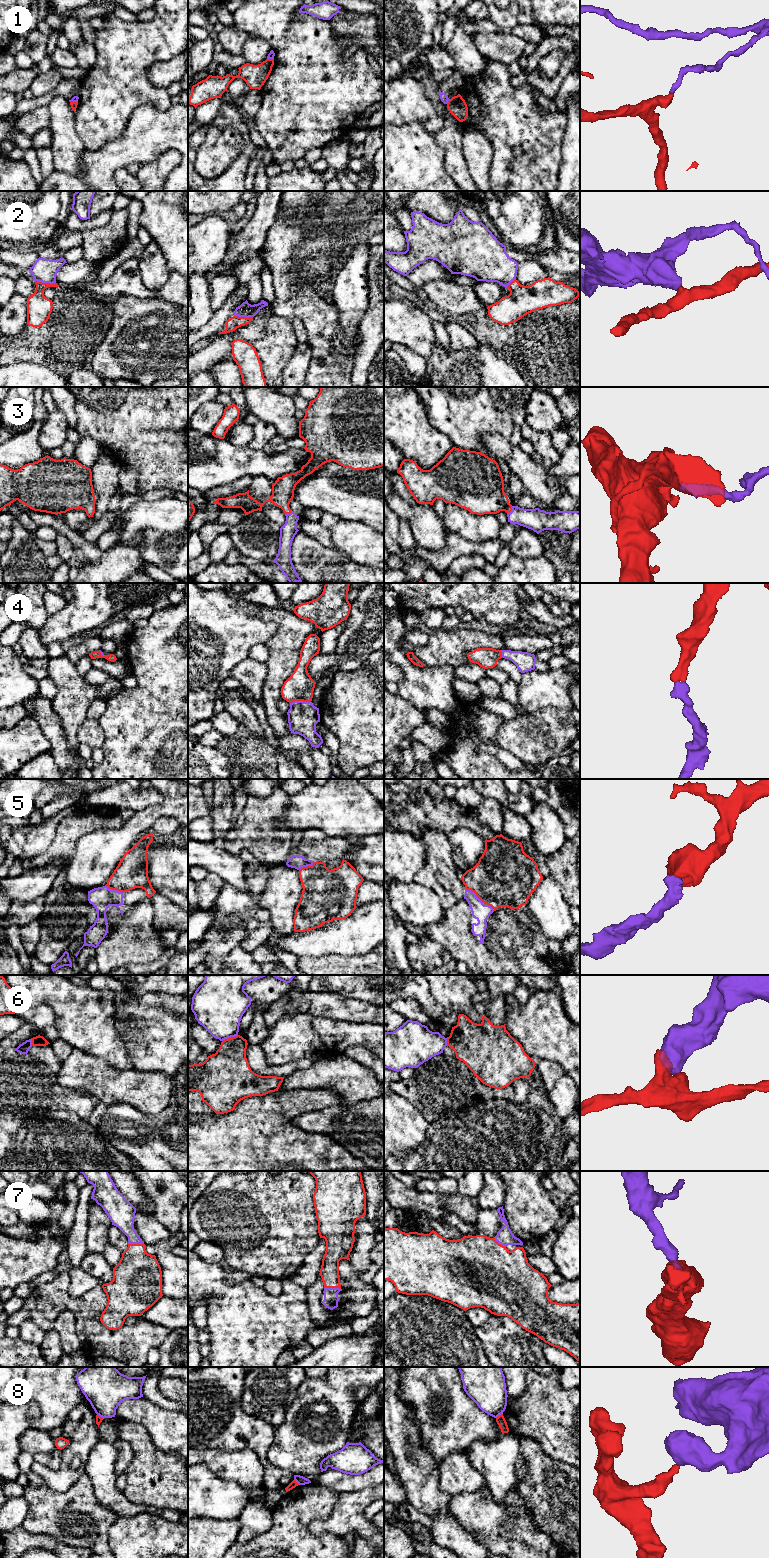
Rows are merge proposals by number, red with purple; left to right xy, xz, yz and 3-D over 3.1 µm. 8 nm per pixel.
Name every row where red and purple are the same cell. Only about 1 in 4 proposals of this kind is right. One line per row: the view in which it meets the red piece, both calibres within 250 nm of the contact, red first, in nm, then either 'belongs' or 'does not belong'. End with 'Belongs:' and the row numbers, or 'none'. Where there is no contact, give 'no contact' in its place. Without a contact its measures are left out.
1: contact in yz; calibres 150 and 70 nm; does not belong
2: contact in xy; calibres 200 and 190 nm; does not belong
3: contact in yz; calibres 300 and 180 nm; belongs
4: contact in xz; calibres 220 and 240 nm; belongs
5: contact in yz; calibres 460 and 140 nm; belongs
6: contact in xz; calibres 340 and 380 nm; does not belong
7: contact in xz; calibres 160 and 120 nm; belongs
8: contact in yz; calibres 70 and 300 nm; does not belong
Belongs: 3, 4, 5, 7

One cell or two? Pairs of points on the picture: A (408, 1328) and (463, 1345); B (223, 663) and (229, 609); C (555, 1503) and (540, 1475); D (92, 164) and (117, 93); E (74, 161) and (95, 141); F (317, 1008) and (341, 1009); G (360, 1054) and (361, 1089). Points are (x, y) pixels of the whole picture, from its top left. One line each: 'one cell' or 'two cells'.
A: one cell
B: one cell
C: one cell
D: two cells
E: two cells
F: one cell
G: two cells

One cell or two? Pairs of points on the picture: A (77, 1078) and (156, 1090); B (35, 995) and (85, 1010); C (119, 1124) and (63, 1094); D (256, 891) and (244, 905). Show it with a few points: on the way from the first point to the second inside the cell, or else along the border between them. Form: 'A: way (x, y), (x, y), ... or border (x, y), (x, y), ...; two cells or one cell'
A: way (97, 1078), (107, 1085), (130, 1086), (136, 1090); one cell
B: way (47, 995), (62, 995), (73, 1005); one cell
C: border (96, 1103), (87, 1119); two cells
D: border (250, 894), (256, 900); two cells

